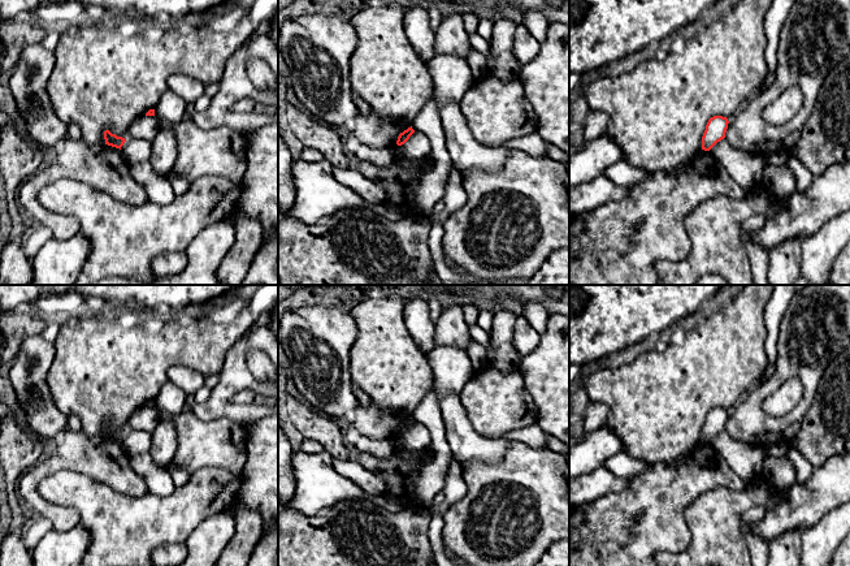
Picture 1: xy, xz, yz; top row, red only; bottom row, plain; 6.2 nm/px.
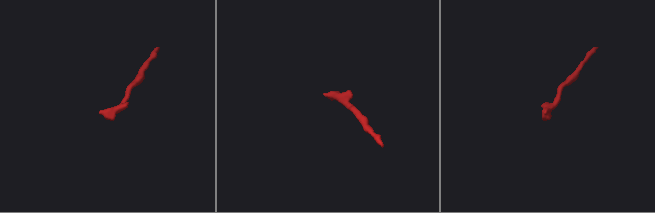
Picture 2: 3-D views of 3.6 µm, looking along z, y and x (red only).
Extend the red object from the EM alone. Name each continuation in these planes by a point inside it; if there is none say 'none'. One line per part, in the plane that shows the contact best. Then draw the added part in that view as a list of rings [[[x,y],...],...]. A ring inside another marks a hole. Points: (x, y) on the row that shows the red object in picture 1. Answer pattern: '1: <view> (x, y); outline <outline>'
1: xy (134, 151); outline [[[126,139],[121,147],[121,154],[129,165],[149,161],[152,154],[152,142],[142,139]]]

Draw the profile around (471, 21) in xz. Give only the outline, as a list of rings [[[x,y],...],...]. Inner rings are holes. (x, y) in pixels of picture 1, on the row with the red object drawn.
[[[464,13],[461,18],[463,18],[463,23],[468,34],[478,31],[478,22],[481,18],[480,16],[474,13]]]

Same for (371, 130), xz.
[[[373,109],[368,115],[357,113],[350,125],[350,133],[357,138],[360,144],[383,150],[398,147],[400,133],[411,125],[395,118],[383,120]]]

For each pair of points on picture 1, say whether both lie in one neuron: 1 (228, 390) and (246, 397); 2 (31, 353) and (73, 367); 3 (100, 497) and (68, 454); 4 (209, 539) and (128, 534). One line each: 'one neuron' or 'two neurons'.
1: two neurons
2: two neurons
3: two neurons
4: two neurons

